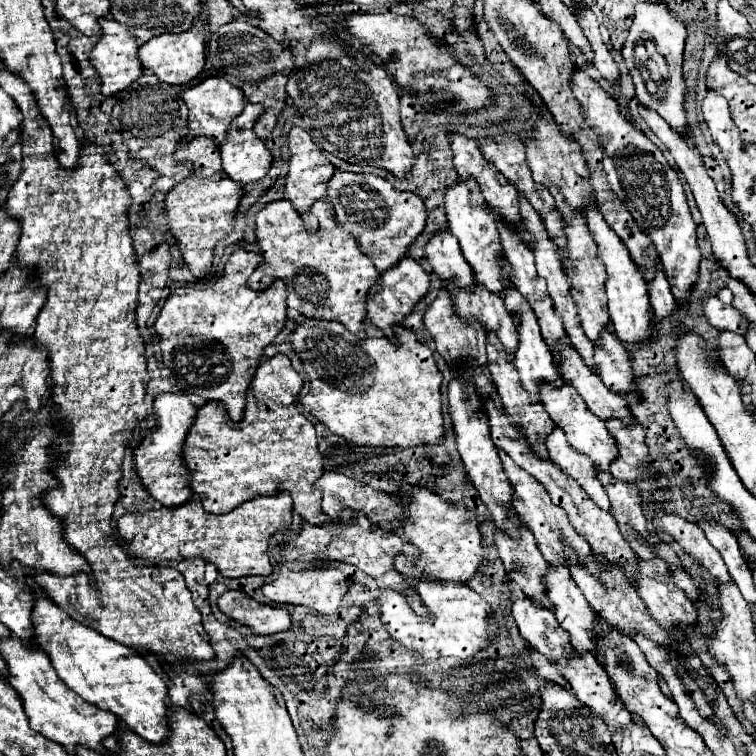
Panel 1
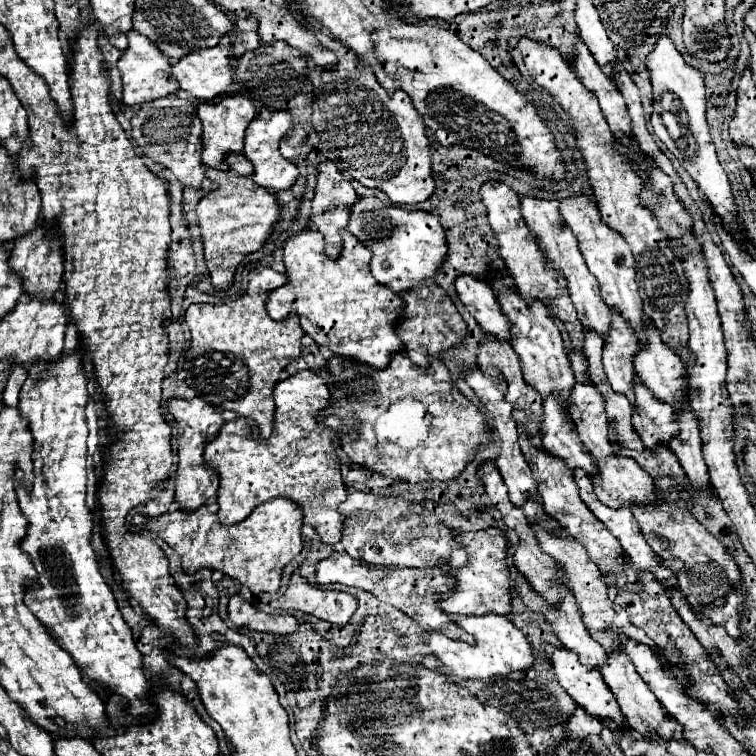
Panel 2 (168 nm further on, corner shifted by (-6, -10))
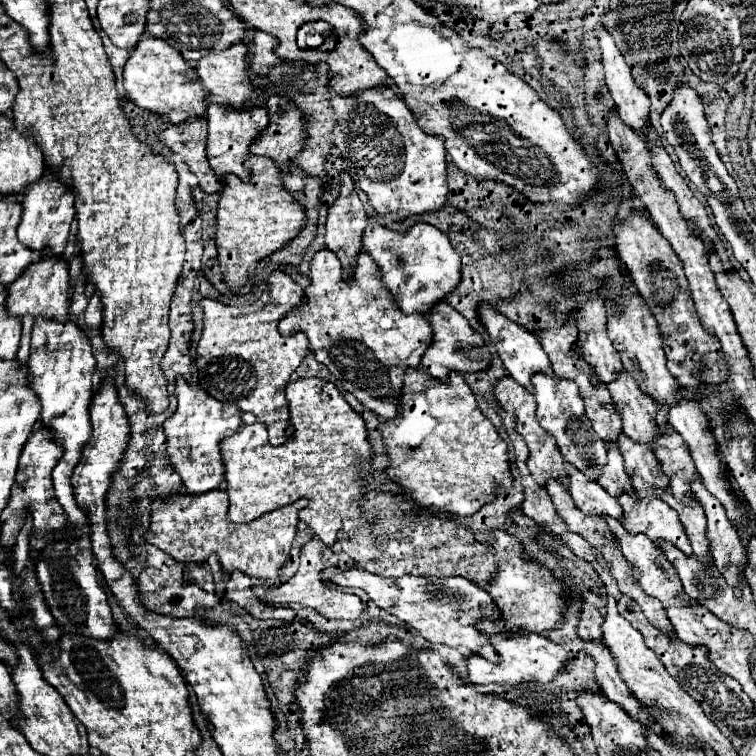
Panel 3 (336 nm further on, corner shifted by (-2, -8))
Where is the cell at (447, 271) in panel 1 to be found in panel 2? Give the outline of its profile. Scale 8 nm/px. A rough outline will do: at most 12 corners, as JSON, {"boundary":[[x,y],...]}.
{"boundary":[[456,278],[456,292],[482,332],[510,342],[510,322],[486,282]]}

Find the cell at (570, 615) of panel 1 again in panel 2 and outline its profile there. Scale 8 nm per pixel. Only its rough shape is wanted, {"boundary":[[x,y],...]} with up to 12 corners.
{"boundary":[[616,650],[602,668],[626,724],[684,742],[676,722]]}

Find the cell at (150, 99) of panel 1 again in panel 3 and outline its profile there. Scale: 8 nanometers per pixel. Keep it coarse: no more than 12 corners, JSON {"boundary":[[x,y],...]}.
{"boundary":[[202,116],[148,134],[182,156],[204,192],[222,182],[206,158],[208,126]]}

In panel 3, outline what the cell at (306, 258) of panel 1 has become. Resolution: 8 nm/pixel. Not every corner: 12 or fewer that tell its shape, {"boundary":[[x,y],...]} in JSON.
{"boundary":[[362,250],[342,280],[314,254],[304,302],[304,332],[338,386],[388,420],[404,370],[430,346]]}

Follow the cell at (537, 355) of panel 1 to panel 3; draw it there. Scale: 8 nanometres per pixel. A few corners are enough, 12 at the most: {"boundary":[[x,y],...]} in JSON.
{"boundary":[[564,462],[568,492],[584,514],[622,516],[622,508],[596,480]]}

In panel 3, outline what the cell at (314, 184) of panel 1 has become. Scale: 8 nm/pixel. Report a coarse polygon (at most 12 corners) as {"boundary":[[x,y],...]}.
{"boundary":[[352,178],[328,206],[324,240],[350,280],[368,216]]}

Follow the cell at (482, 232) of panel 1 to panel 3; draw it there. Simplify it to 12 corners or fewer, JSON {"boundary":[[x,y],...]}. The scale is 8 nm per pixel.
{"boundary":[[532,376],[538,420],[592,480],[606,444],[586,418],[576,382]]}

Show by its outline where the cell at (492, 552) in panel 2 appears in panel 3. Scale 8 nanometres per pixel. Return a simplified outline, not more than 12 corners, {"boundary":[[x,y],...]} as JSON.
{"boundary":[[492,530],[498,620],[480,632],[544,632],[564,620],[566,588]]}

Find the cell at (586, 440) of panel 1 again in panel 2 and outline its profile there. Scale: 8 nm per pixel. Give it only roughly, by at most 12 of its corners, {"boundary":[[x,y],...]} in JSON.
{"boundary":[[634,458],[598,462],[592,484],[612,506],[662,500]]}

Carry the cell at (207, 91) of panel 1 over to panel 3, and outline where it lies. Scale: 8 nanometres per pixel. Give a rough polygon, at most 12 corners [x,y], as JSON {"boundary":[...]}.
{"boundary":[[266,108],[206,110],[208,162],[218,176],[244,170]]}

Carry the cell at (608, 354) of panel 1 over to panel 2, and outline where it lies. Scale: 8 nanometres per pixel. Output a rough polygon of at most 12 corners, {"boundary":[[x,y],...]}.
{"boundary":[[636,384],[632,424],[650,450],[680,432],[672,406]]}

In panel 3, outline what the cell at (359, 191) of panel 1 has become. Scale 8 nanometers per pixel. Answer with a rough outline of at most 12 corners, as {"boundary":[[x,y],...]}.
{"boundary":[[368,218],[362,242],[406,314],[428,312],[460,280],[448,236]]}

